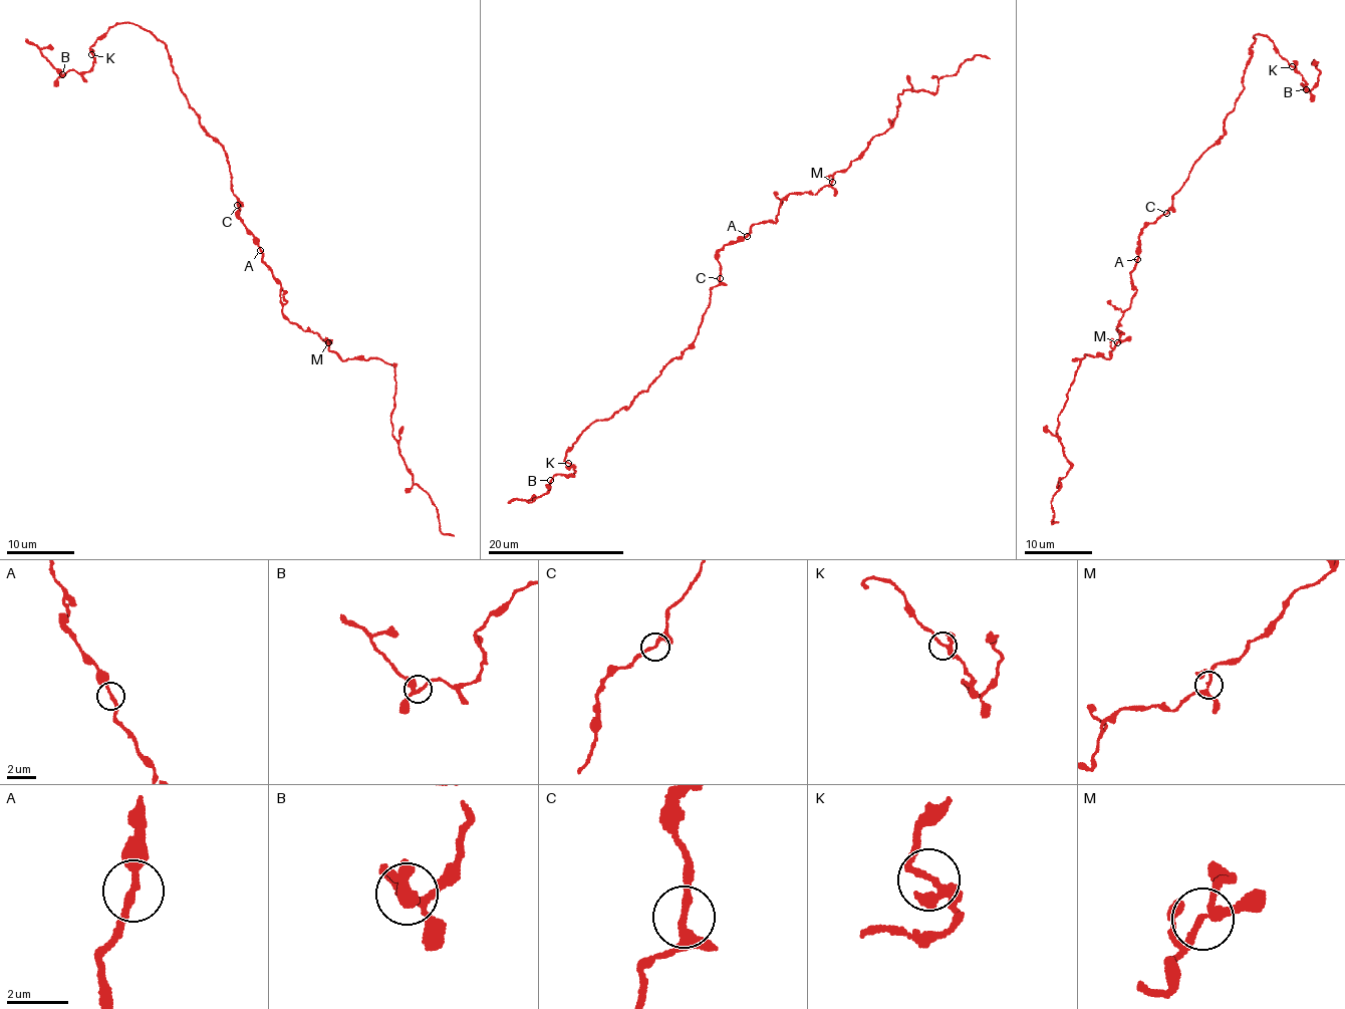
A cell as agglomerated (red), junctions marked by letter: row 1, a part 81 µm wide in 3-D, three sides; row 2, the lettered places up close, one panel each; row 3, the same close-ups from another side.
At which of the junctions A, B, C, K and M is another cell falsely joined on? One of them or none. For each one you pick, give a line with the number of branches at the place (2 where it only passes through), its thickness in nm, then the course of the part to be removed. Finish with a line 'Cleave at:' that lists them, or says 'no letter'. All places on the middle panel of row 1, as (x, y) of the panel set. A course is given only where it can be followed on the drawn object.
Cleave at: no letter

